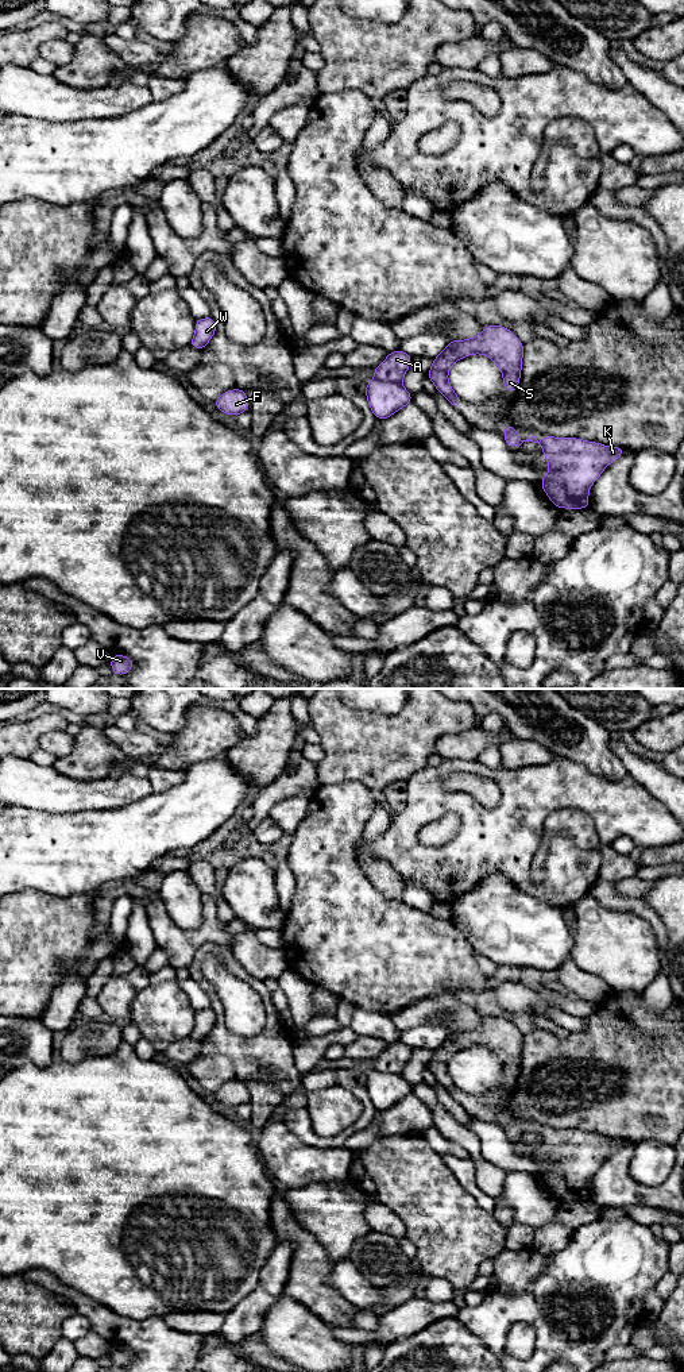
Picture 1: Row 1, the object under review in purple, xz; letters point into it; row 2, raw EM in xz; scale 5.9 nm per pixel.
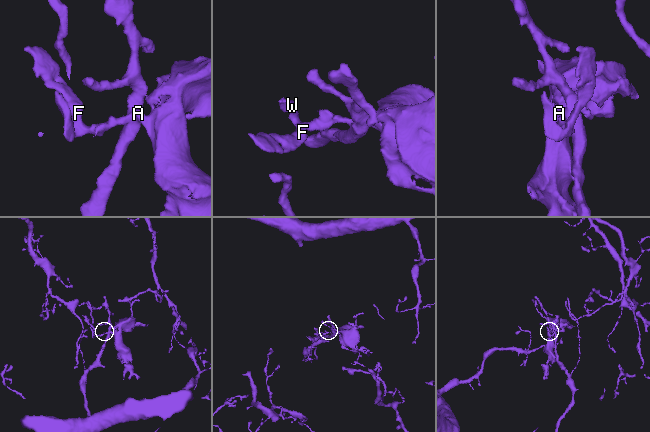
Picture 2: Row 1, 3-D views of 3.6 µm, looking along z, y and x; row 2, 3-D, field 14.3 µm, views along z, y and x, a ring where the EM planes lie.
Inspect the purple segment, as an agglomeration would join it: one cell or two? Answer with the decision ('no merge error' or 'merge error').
merge error

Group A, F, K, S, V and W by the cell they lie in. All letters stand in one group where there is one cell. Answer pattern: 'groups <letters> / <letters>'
groups A F K S W / V

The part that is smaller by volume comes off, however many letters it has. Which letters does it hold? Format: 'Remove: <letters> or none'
Remove: A, F, K, S, W

